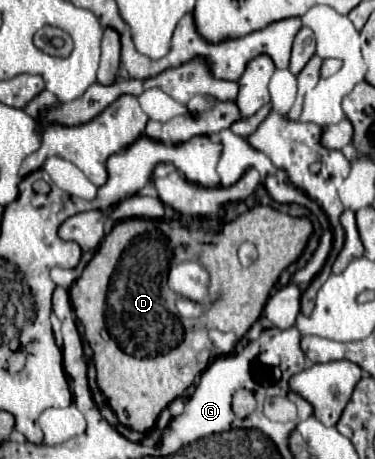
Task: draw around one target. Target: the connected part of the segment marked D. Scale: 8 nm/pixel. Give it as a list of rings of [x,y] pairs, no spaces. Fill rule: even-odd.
[[[255,206],[253,210],[247,210],[235,222],[223,224],[221,232],[217,234],[207,230],[181,228],[177,220],[163,222],[163,220],[131,218],[117,222],[101,242],[97,254],[87,264],[79,280],[71,286],[71,304],[77,320],[85,328],[85,336],[93,350],[97,384],[105,394],[105,398],[109,400],[119,422],[141,434],[153,430],[159,414],[195,382],[197,374],[201,374],[211,364],[211,360],[217,358],[217,356],[199,356],[201,350],[215,350],[207,330],[209,328],[217,328],[221,332],[235,330],[235,334],[245,336],[247,330],[261,316],[269,292],[277,284],[281,272],[301,256],[311,232],[313,228],[307,218],[291,218],[289,214],[277,212],[269,206]],[[243,242],[253,242],[259,252],[259,258],[247,268],[243,268],[237,258],[237,248]],[[183,252],[189,252],[189,258],[195,258],[201,264],[205,264],[211,274],[213,304],[205,314],[201,314],[195,320],[183,320],[175,312],[175,296],[167,286],[169,266],[171,262],[181,262]]]

